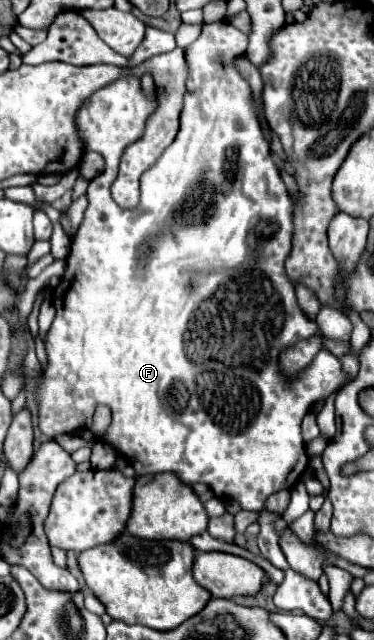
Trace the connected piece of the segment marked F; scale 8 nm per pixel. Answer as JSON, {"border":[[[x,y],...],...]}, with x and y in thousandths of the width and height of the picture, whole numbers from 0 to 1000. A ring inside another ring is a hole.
{"border":[[[583,33],[548,38],[535,58],[508,73],[497,73],[508,120],[497,127],[492,170],[487,170],[487,180],[481,180],[481,205],[476,205],[471,217],[460,220],[460,227],[444,233],[444,242],[428,245],[428,255],[417,255],[406,264],[396,264],[380,272],[374,278],[374,316],[369,323],[358,323],[358,327],[342,327],[342,330],[321,327],[299,311],[294,292],[316,272],[326,233],[337,227],[358,223],[374,214],[390,183],[417,170],[417,155],[396,155],[396,152],[380,148],[369,123],[337,120],[332,127],[305,127],[305,133],[273,136],[262,145],[251,145],[251,152],[241,152],[241,158],[230,158],[230,164],[219,167],[219,177],[209,177],[209,202],[219,208],[219,220],[230,223],[230,236],[273,239],[273,245],[283,248],[283,264],[257,280],[246,280],[241,289],[235,289],[235,327],[230,327],[225,345],[214,348],[209,367],[193,380],[182,411],[176,411],[176,427],[171,427],[166,439],[144,448],[139,473],[150,480],[150,495],[144,495],[139,511],[123,520],[123,533],[118,533],[123,555],[128,555],[128,570],[112,573],[112,583],[107,583],[102,602],[96,602],[102,667],[123,683],[144,686],[160,677],[241,670],[251,639],[262,633],[294,636],[299,664],[289,667],[278,686],[289,692],[305,692],[316,698],[316,705],[332,708],[348,717],[348,723],[353,723],[353,730],[364,733],[369,742],[385,742],[385,739],[471,739],[481,745],[481,752],[497,755],[497,758],[545,755],[572,767],[578,777],[588,777],[599,783],[626,780],[647,795],[690,802],[695,836],[684,842],[684,852],[690,852],[701,870],[711,870],[727,883],[738,883],[743,889],[759,892],[759,908],[743,914],[738,930],[733,930],[738,948],[749,948],[759,955],[802,952],[845,970],[877,970],[888,964],[888,948],[882,948],[877,933],[856,923],[845,908],[802,898],[797,892],[786,892],[770,883],[770,877],[765,877],[765,870],[749,858],[749,848],[743,848],[743,830],[733,823],[733,817],[749,811],[749,805],[727,802],[727,798],[711,798],[706,786],[727,770],[738,770],[749,764],[781,764],[786,752],[797,752],[807,736],[816,736],[824,730],[826,714],[813,692],[807,692],[805,661],[845,627],[872,623],[888,611],[898,611],[925,595],[925,589],[914,583],[914,573],[909,573],[909,564],[898,558],[925,552],[930,542],[866,530],[872,545],[861,545],[845,555],[845,561],[818,577],[807,577],[802,586],[781,595],[743,577],[749,573],[743,564],[749,564],[754,548],[786,542],[807,530],[824,530],[834,523],[856,523],[856,514],[840,502],[818,498],[818,492],[802,486],[802,480],[791,473],[791,461],[786,461],[786,445],[775,442],[775,436],[759,427],[759,405],[775,392],[775,370],[781,370],[781,345],[775,345],[781,314],[770,308],[770,295],[765,295],[759,283],[749,280],[749,270],[743,270],[738,258],[727,255],[727,248],[717,242],[717,223],[711,223],[711,217],[695,205],[695,195],[690,195],[690,186],[684,186],[684,177],[679,177],[679,164],[674,164],[674,139],[631,105],[631,92],[655,83],[660,72],[663,56],[658,53],[620,38],[604,36],[604,33]],[[556,289],[561,289],[561,314],[556,319],[567,323],[567,330],[556,336],[545,336],[540,345],[503,348],[497,342],[487,342],[497,317],[508,317],[508,314],[529,317],[545,305],[556,305],[556,302],[540,302],[556,300]]]}

